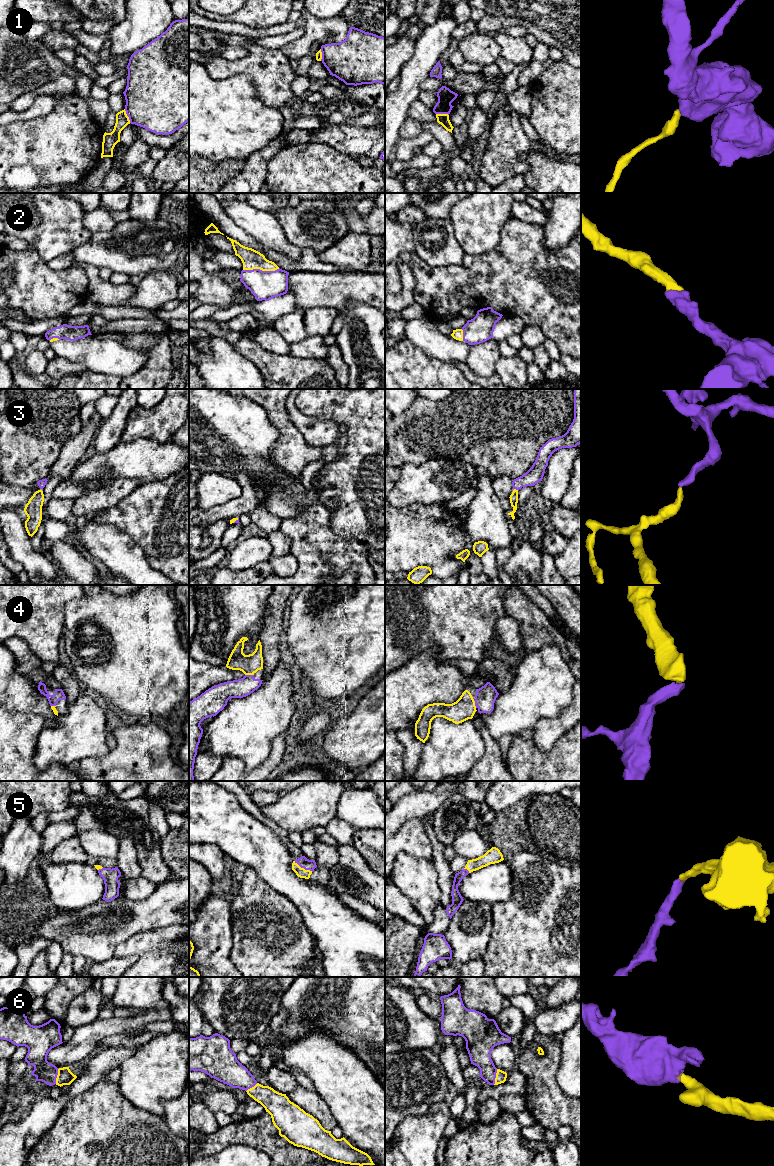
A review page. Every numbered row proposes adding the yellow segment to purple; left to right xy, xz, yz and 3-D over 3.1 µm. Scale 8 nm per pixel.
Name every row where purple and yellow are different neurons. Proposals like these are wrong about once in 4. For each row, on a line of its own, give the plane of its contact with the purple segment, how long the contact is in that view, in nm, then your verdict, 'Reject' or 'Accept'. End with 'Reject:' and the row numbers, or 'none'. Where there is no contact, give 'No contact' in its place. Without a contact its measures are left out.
1: Touches purple in xy. Shared border 120 nm. Reject
2: Touches purple in xz. Shared border 300 nm. Accept
3: Touches purple in yz. Shared border 40 nm. Accept
4: Touches purple in xz. Shared border 60 nm. Accept
5: Touches purple in xz. Shared border 180 nm. Accept
6: Touches purple in xy. Shared border 130 nm. Accept
Reject: 1

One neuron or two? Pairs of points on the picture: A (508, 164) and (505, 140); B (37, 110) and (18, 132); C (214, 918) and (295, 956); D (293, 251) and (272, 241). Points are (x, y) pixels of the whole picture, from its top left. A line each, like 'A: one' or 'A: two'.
A: one
B: two
C: two
D: one

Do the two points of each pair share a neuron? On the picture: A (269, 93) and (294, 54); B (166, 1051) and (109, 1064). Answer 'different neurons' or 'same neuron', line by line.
A: different neurons
B: different neurons

